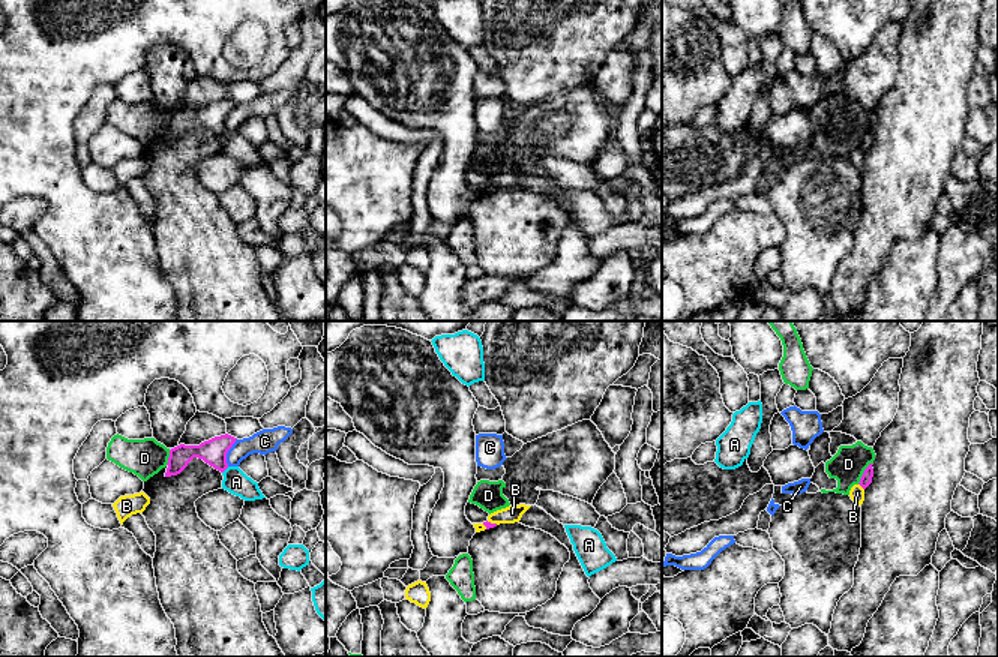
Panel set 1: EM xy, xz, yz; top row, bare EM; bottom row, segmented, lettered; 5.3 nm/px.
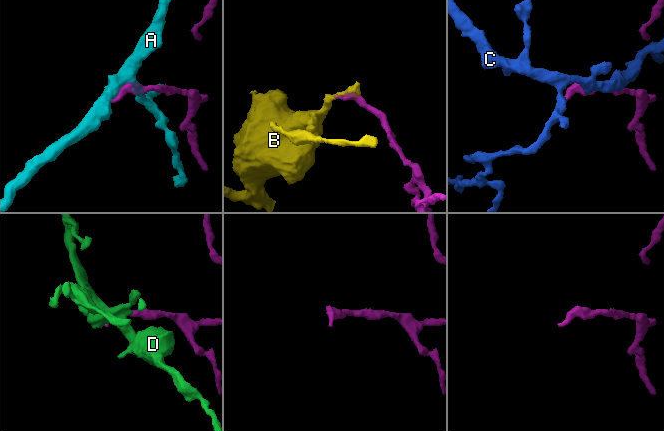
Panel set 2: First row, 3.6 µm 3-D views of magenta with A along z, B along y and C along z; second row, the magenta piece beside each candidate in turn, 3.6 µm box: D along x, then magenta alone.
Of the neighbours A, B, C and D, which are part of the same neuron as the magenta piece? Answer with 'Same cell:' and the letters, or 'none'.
Same cell: none

